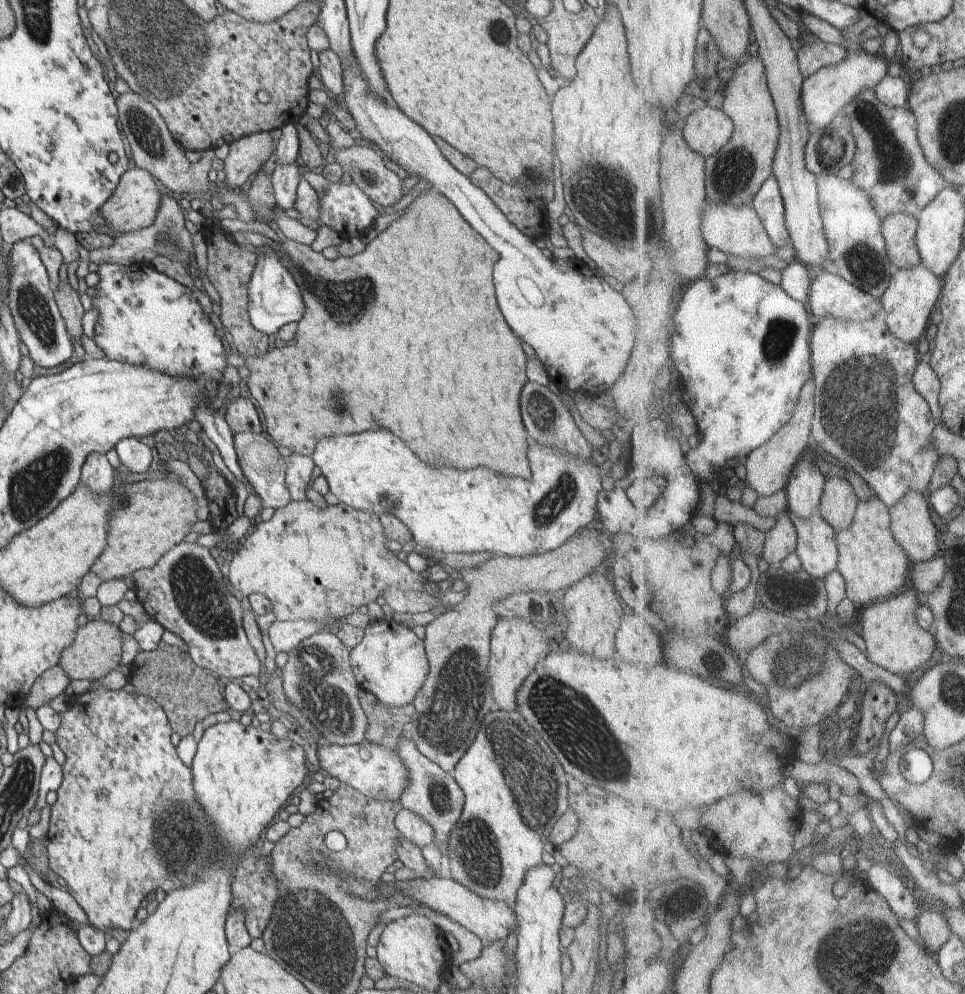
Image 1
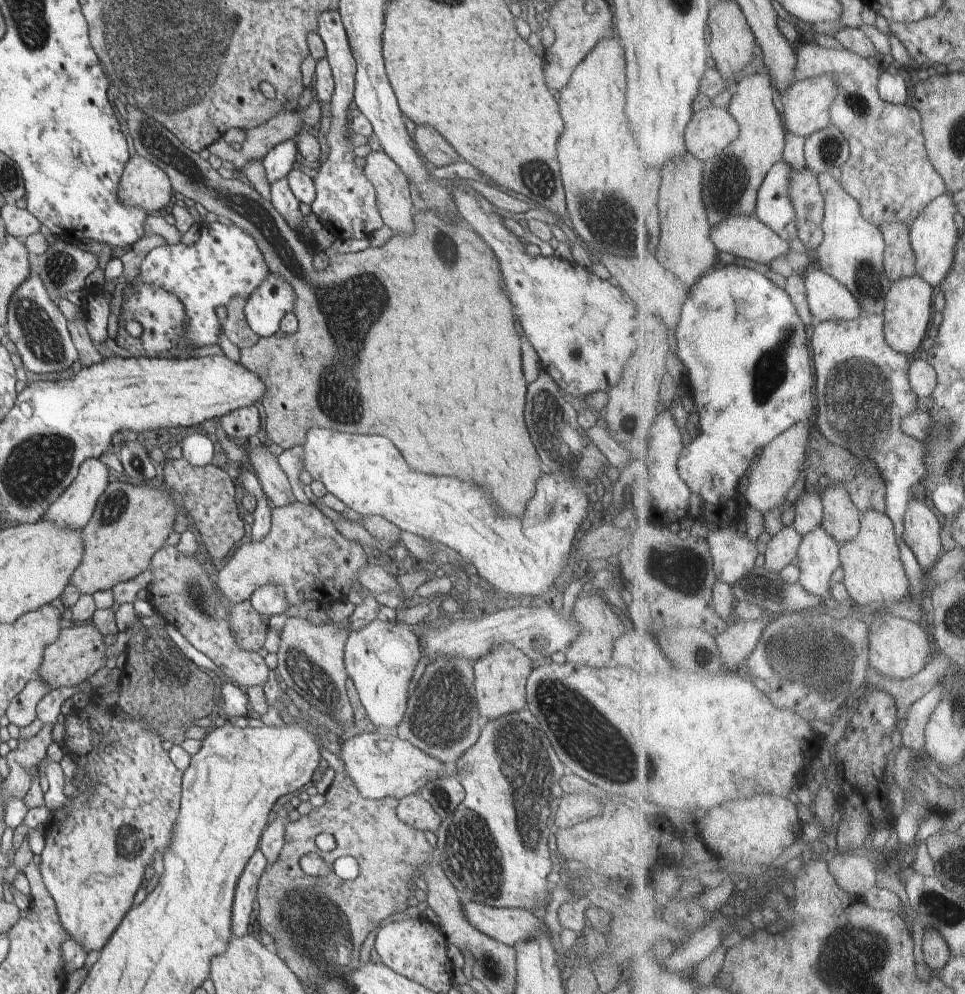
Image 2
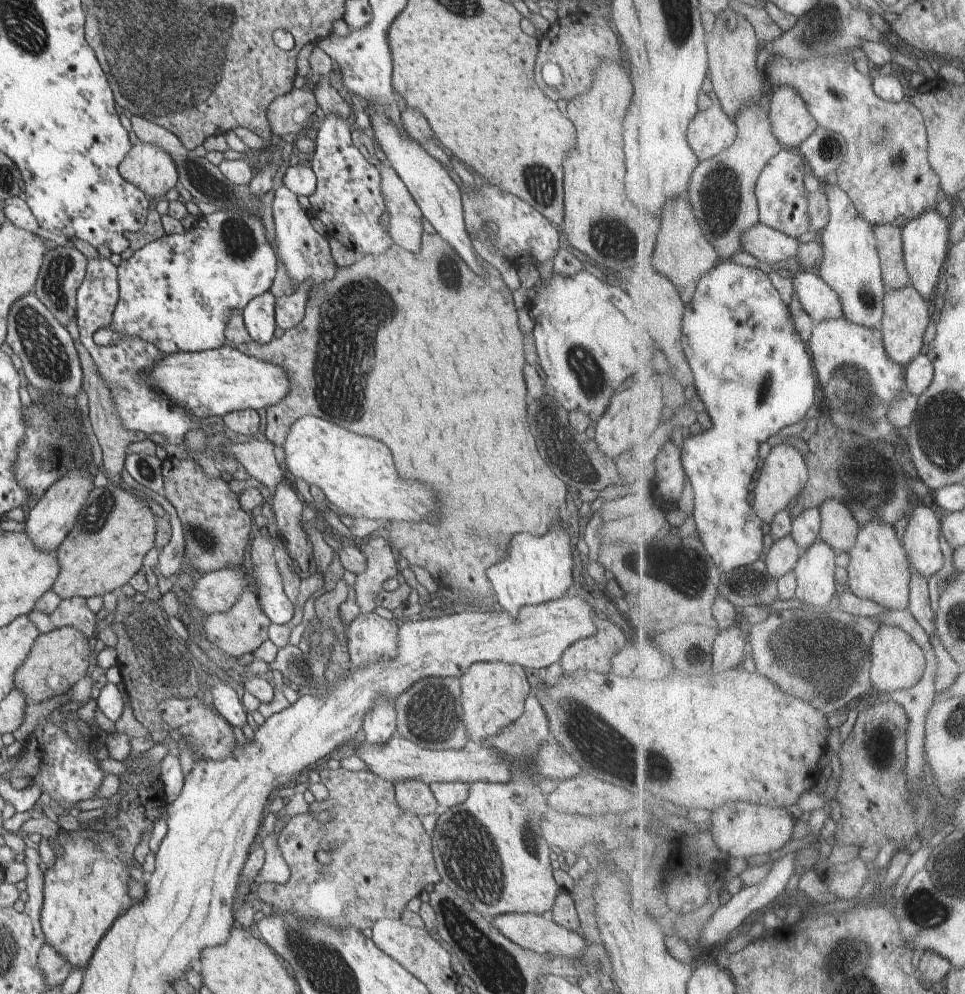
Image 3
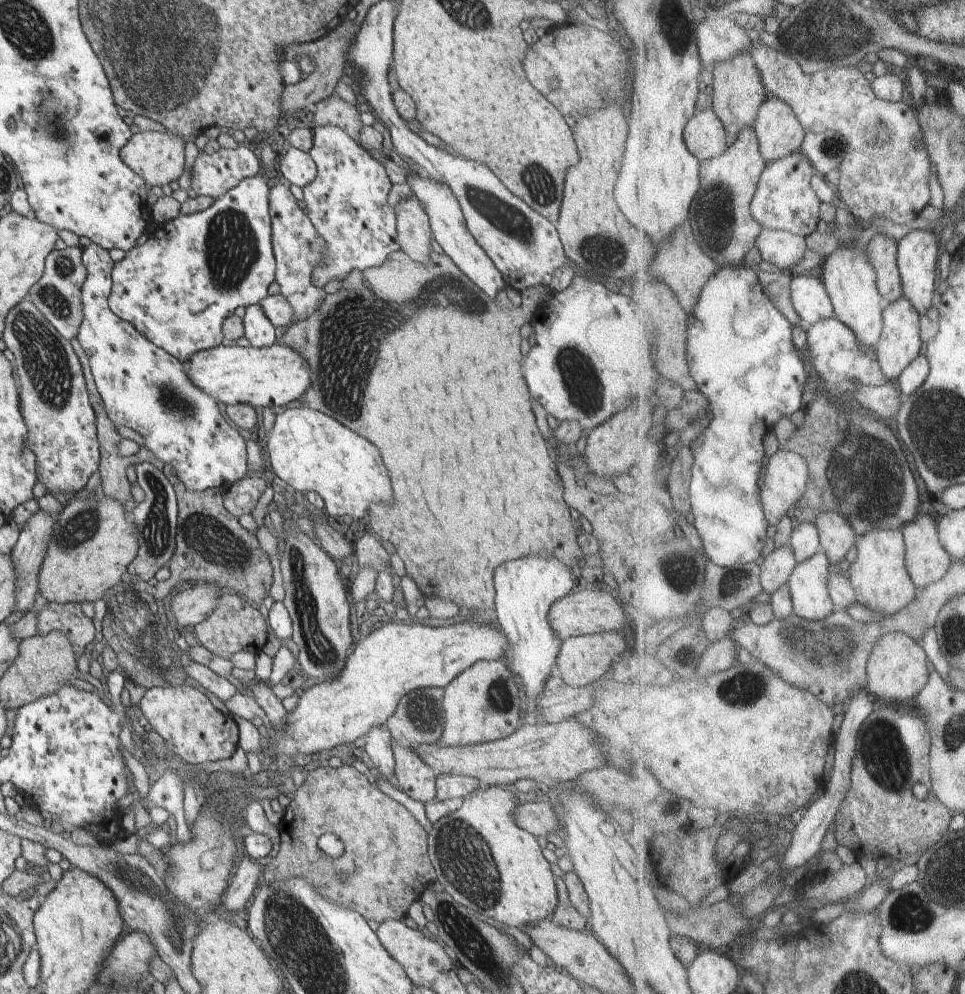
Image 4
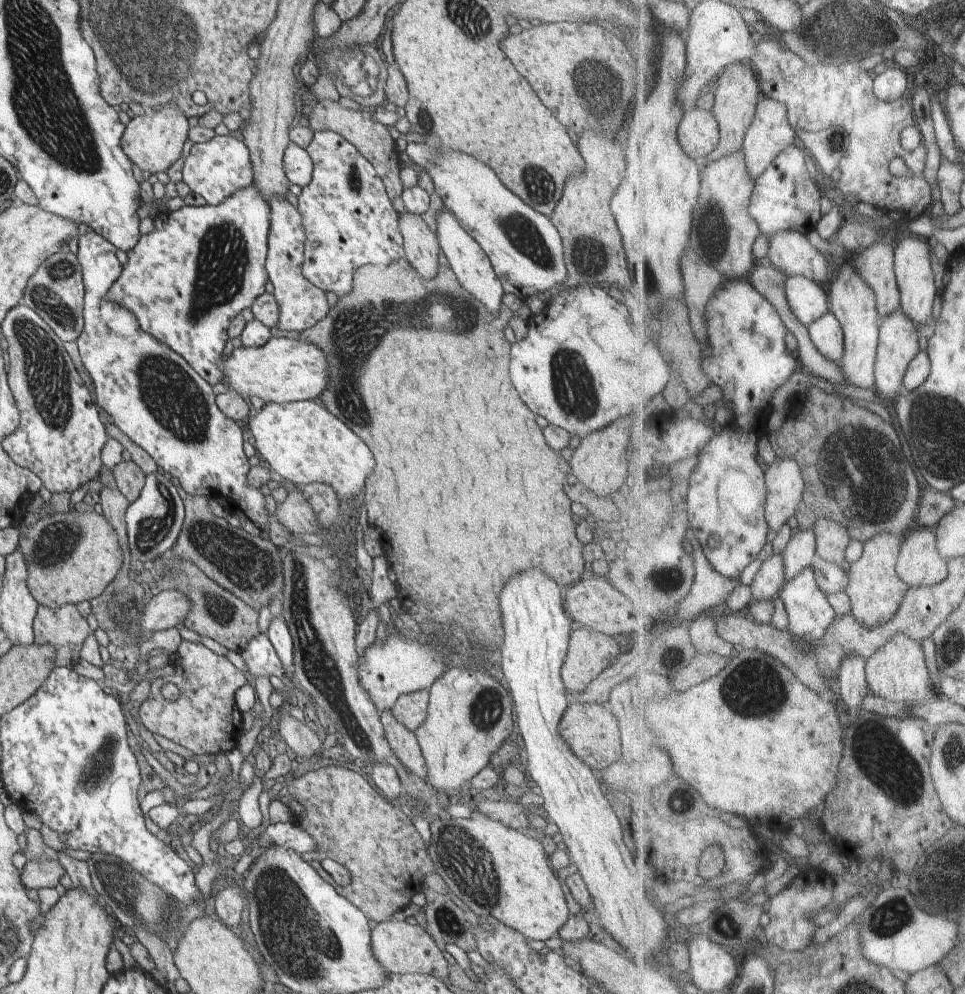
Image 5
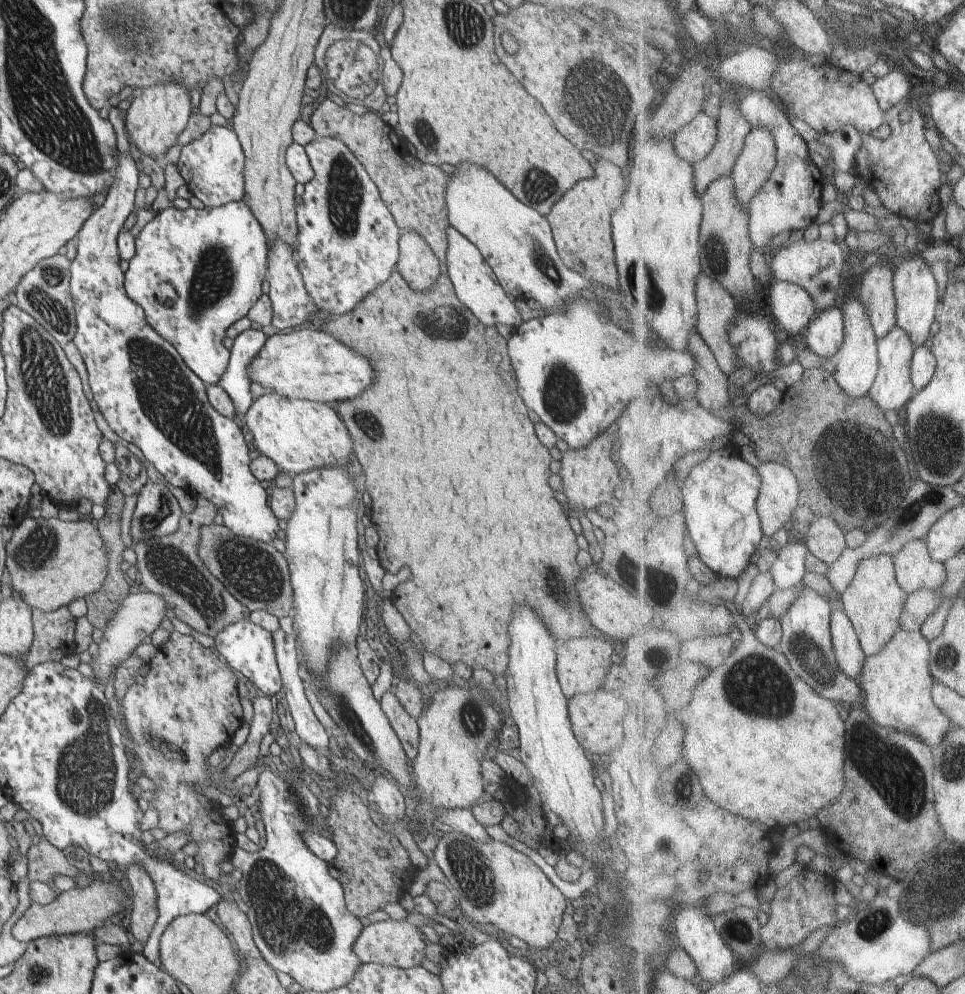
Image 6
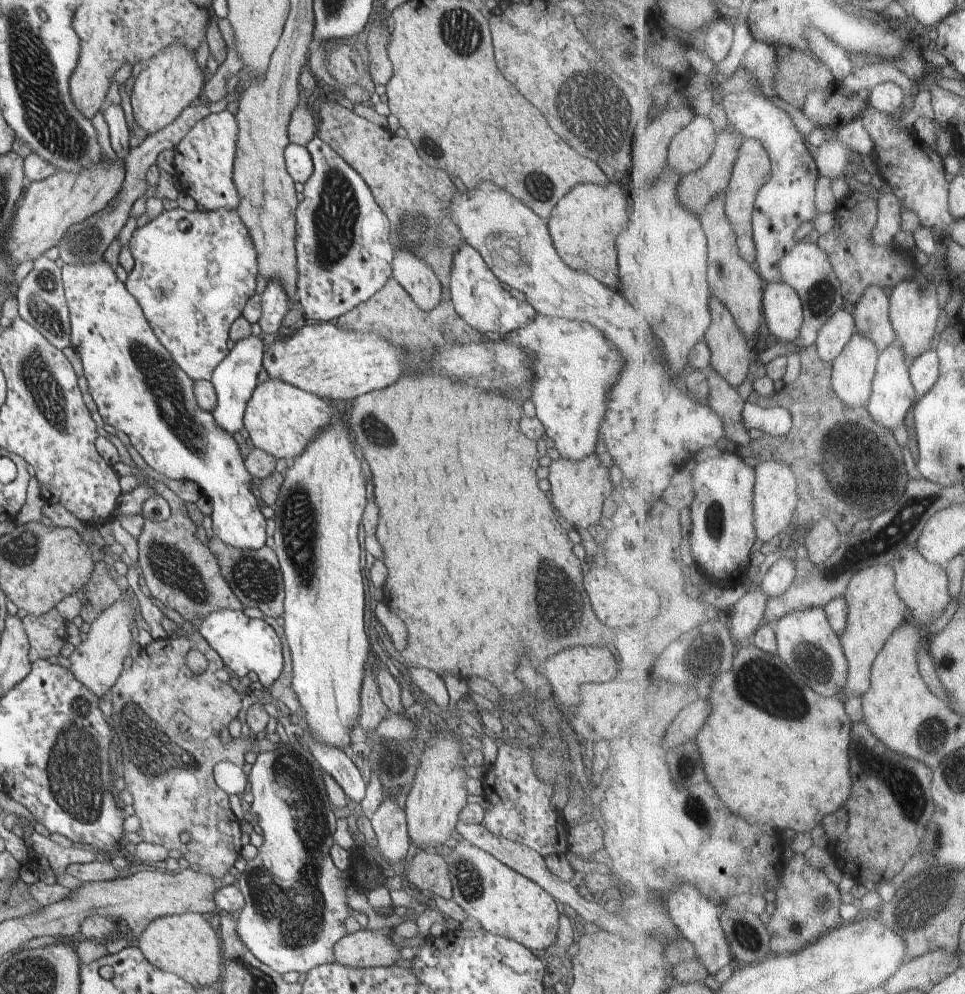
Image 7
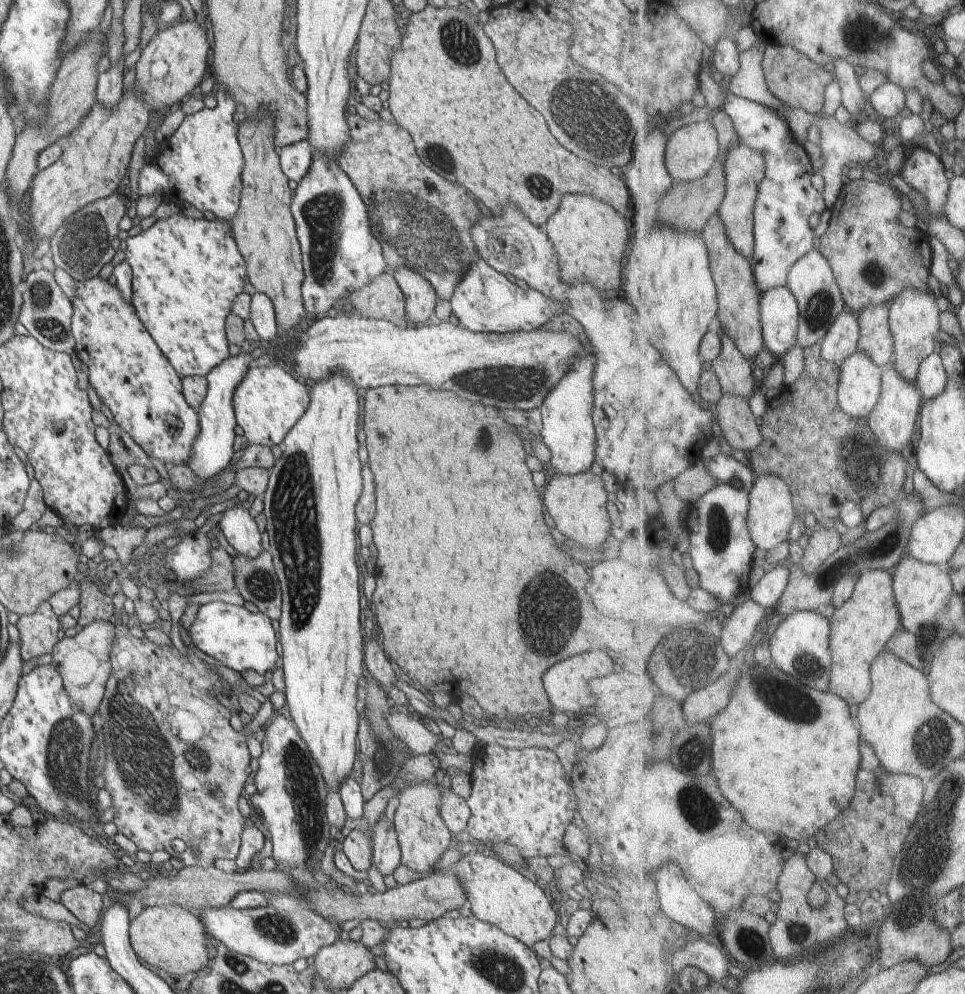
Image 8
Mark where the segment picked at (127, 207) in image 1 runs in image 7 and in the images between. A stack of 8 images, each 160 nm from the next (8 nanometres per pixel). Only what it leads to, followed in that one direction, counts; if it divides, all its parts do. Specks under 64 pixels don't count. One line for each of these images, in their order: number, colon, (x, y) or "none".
2: (144, 185)
3: (148, 167)
4: (158, 158)
5: (153, 142)
6: (154, 121)
7: (170, 82)

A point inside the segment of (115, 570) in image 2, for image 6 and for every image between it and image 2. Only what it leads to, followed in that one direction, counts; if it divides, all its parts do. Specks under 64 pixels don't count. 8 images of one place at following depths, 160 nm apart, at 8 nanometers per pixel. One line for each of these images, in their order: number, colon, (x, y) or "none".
3: (115, 530)
4: (94, 541)
5: (72, 556)
6: (52, 562)

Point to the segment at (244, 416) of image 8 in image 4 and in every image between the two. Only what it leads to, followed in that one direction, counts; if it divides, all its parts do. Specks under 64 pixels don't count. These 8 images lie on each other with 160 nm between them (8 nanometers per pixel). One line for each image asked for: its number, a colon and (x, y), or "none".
4: (308, 449)
5: (301, 440)
6: (299, 435)
7: (282, 420)

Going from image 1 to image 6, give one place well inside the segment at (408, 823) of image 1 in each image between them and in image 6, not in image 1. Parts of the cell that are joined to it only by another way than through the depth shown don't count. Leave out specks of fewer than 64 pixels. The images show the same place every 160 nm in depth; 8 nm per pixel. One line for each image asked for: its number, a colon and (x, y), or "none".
2: (413, 810)
3: (414, 796)
4: (417, 780)
5: (405, 745)
6: (405, 726)

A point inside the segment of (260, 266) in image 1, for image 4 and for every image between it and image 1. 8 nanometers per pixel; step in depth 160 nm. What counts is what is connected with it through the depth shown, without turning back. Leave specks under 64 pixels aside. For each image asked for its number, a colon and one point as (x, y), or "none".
2: (273, 299)
3: (259, 315)
4: (258, 329)

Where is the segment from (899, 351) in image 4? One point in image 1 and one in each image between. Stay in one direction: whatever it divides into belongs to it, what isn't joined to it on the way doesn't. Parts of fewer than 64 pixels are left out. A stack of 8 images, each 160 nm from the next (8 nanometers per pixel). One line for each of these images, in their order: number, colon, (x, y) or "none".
1: (915, 294)
2: (911, 306)
3: (909, 313)

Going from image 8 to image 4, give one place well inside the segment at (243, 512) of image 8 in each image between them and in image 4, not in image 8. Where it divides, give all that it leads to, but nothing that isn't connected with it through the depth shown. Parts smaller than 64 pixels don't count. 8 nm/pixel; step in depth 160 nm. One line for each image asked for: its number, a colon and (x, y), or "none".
4: (143, 387)
5: (154, 396)
6: (146, 392)
7: (138, 388)

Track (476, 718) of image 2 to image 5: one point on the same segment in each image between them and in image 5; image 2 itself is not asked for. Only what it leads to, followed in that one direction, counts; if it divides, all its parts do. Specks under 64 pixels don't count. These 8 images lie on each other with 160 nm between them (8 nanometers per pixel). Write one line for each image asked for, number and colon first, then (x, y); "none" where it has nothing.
3: (428, 714)
4: (418, 719)
5: (410, 710)

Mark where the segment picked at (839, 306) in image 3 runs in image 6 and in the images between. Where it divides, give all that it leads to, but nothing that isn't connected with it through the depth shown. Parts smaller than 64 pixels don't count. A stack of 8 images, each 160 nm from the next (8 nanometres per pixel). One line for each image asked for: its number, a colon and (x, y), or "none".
4: (813, 300)
5: (811, 302)
6: (795, 307)

